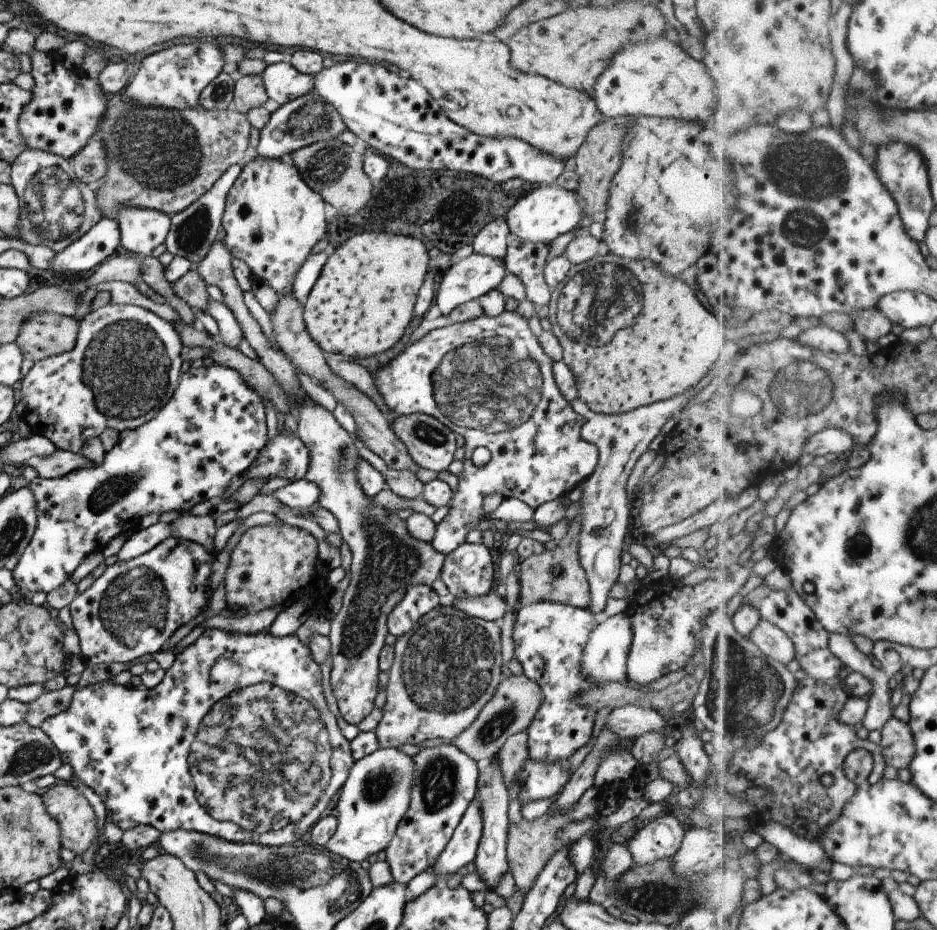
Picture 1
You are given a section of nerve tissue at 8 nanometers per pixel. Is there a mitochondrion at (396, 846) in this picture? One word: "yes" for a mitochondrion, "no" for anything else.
no

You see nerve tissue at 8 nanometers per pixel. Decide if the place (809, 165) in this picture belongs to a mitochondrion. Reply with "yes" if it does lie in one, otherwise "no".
yes

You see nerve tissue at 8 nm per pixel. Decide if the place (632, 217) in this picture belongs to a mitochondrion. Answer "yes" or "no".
yes

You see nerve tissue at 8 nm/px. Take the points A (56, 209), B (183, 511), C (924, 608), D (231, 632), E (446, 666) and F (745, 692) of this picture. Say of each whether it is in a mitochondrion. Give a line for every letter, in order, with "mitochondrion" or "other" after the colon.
A: mitochondrion
B: other
C: mitochondrion
D: other
E: mitochondrion
F: mitochondrion

